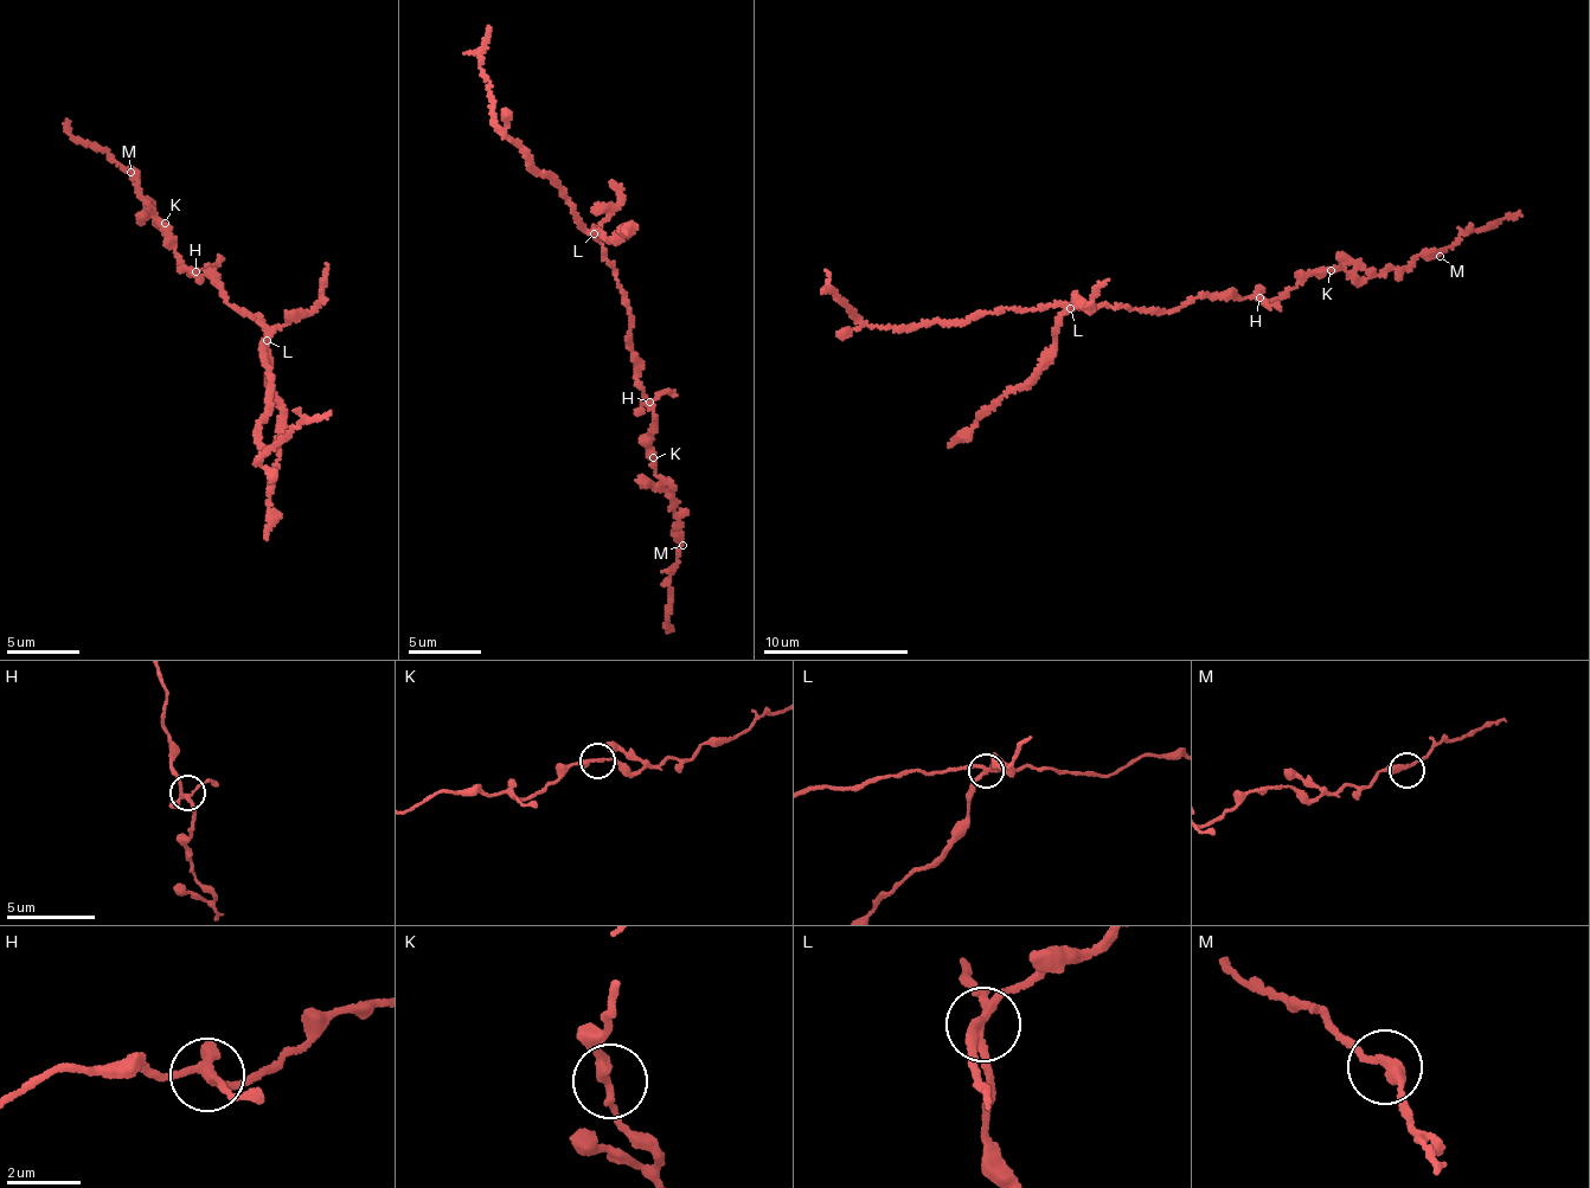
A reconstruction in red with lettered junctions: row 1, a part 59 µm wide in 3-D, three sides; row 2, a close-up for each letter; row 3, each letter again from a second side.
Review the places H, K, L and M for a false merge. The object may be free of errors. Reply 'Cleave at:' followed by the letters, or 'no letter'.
Cleave at: L

